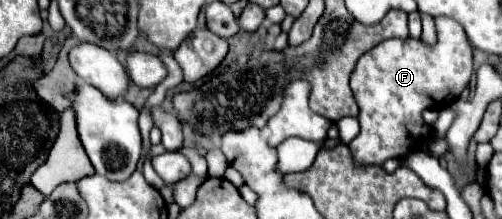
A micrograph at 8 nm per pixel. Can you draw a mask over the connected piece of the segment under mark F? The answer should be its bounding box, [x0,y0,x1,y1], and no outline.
[349,17,473,165]

